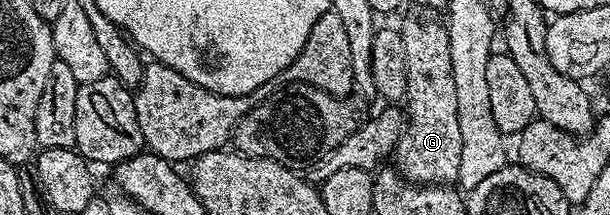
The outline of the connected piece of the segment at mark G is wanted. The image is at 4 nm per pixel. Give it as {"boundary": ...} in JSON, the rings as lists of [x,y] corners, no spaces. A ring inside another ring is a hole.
{"boundary":[[[439,17],[408,18],[398,26],[406,48],[406,125],[394,151],[395,169],[410,182],[435,186],[452,184],[462,164],[462,132],[458,129],[458,96],[450,68],[450,36]]]}

